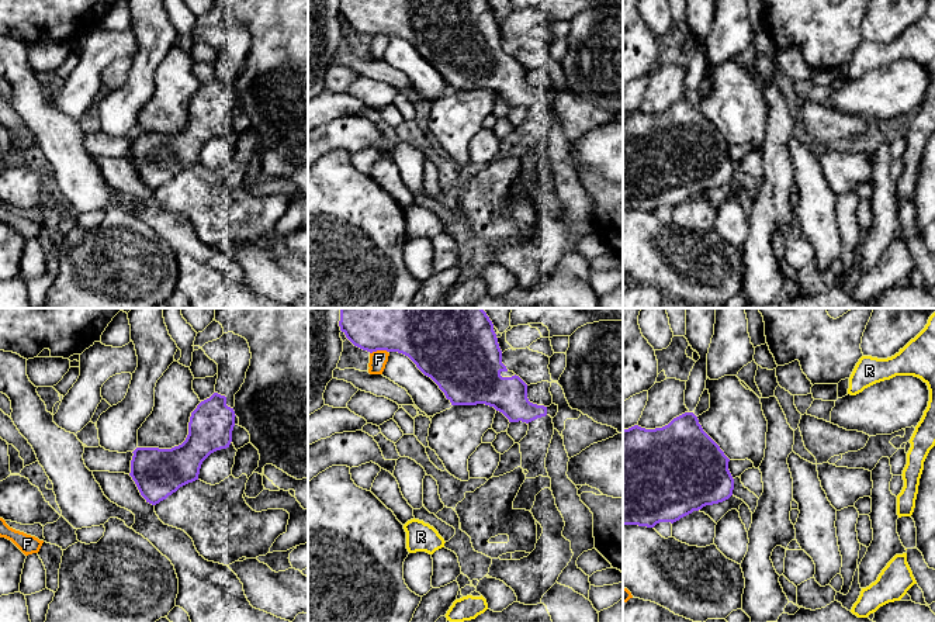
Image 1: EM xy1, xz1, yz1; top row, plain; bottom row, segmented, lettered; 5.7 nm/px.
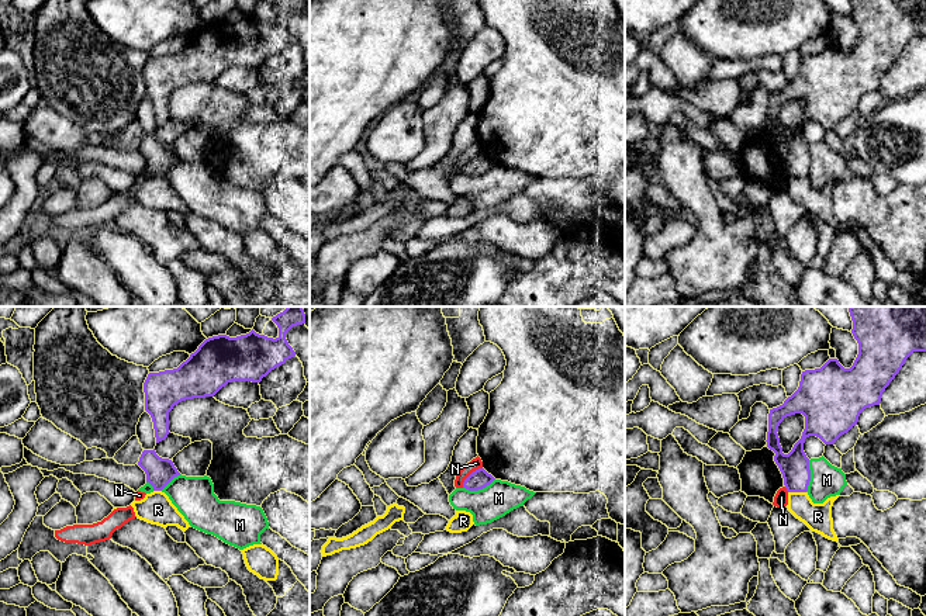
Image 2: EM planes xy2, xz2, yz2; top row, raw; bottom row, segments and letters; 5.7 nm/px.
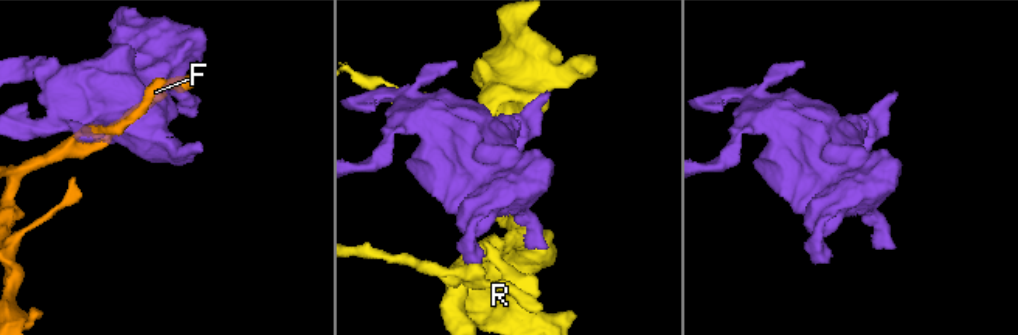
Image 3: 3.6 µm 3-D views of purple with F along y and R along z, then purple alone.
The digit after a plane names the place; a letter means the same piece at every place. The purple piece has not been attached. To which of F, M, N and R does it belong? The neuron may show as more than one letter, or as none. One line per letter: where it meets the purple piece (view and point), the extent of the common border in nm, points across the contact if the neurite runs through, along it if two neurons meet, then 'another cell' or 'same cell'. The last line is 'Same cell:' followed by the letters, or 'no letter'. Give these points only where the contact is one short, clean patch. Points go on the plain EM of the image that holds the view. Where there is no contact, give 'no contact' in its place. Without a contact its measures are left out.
F: contact xz1 (378, 34); length 110 nm; another cell
M: contact xz2 (479, 173); length 190 nm; border xz2 (494, 163), (477, 175), (463, 173); another cell
N: contact xz2 (469, 161); length 170 nm; border xz2 (481, 152), (476, 154), (462, 172); another cell
R: contact yz2 (797, 176); length 100 nm; another cell
Same cell: no letter

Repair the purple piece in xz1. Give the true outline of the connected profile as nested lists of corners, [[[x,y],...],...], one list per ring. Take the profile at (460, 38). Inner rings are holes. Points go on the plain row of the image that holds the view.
[[[340,0],[339,11],[363,35],[408,41],[439,70],[451,90],[485,89],[502,97],[509,107],[526,107],[527,120],[519,127],[522,153],[529,156],[526,163],[548,162],[546,142],[554,120],[553,103],[547,91],[529,86],[527,69],[519,61],[501,61],[508,53],[488,0]]]

